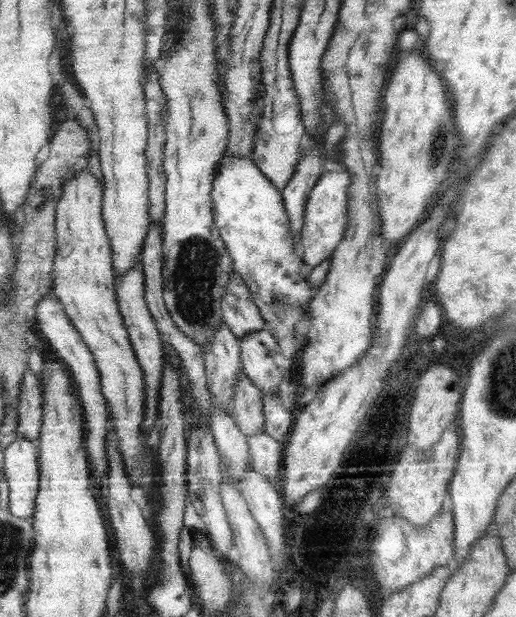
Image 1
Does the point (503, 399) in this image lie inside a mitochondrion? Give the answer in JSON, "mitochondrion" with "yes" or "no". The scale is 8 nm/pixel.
{"mitochondrion":"yes"}

